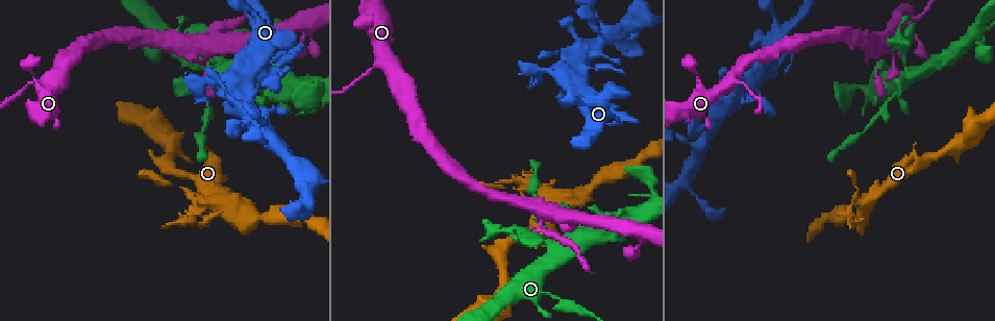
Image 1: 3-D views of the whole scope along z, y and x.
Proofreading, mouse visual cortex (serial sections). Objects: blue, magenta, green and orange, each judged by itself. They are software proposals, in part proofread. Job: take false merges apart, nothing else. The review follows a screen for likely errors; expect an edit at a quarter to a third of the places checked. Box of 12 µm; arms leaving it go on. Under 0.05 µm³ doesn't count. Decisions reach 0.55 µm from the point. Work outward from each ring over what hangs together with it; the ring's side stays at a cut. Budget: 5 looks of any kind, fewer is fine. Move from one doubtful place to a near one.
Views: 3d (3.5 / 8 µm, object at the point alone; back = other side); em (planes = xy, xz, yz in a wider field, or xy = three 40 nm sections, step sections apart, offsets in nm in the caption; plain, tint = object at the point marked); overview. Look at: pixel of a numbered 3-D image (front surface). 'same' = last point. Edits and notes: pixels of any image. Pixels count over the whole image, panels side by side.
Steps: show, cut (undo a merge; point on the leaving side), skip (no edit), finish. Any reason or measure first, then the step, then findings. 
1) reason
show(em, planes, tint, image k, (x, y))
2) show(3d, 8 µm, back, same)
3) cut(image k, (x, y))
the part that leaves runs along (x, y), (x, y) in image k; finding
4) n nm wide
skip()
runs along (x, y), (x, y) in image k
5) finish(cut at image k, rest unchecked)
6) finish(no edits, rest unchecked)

narrows sharply
show(3d, 8 µm, image 1, (554, 297))

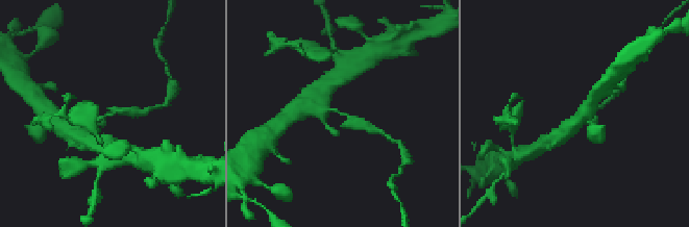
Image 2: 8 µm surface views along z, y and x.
show(em, xy, step 1, tint, image 2, (111, 113))

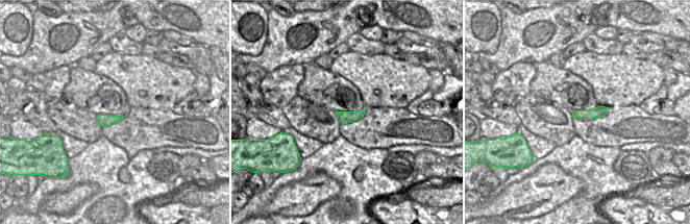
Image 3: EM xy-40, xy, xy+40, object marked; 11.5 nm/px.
cut(image 2, (115, 109))
a second cell is stuck on

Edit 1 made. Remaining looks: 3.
a narrow waist
show(3d, 3.5 µm, image 1, (546, 225))

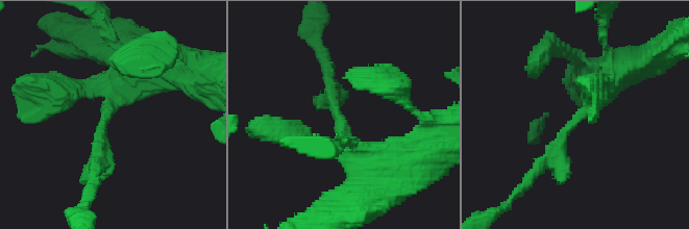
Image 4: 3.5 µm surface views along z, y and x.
need the tissue
show(em, planes, tint, image 4, (572, 125))

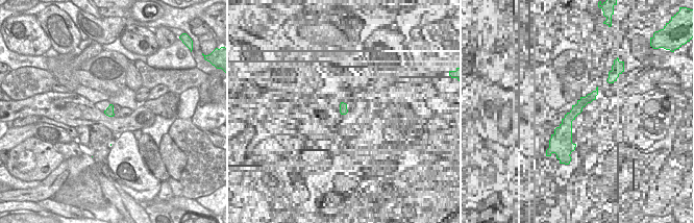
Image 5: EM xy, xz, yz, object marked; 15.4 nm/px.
cut(image 4, (556, 152))
the part that leaves runs along (573, 123), (552, 157), (507, 202) in image 4; a second cell is stuck on

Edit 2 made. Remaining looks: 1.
finish(cut at image 2, cut at image 4, rest unchecked)

